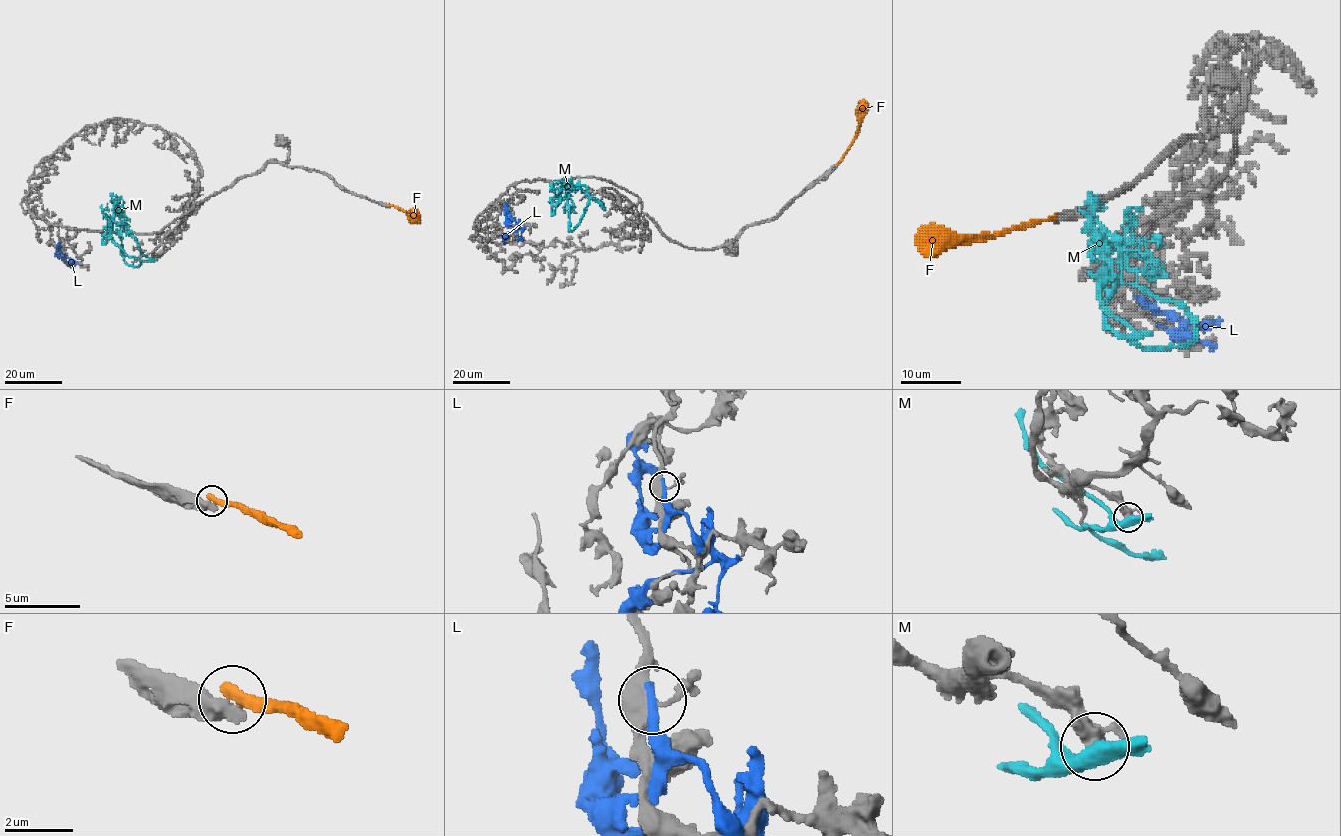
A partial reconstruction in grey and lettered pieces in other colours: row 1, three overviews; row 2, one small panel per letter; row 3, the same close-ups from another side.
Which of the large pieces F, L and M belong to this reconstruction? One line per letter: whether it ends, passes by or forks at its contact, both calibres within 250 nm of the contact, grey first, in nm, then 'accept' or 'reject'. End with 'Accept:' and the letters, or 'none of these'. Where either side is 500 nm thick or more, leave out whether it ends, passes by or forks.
F: 600/380 nm | reject
L: it ends | 420/280 nm | reject
M: 600/480 nm | reject
Accept: none of these

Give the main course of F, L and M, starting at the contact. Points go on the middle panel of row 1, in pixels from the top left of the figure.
F: (837, 164), (858, 132), (864, 99)
L: (510, 215), (519, 228), (509, 232), (503, 242)
M: (602, 205), (576, 188), (565, 188), (560, 192), (560, 188), (561, 193), (557, 195), (552, 190), (555, 183)

